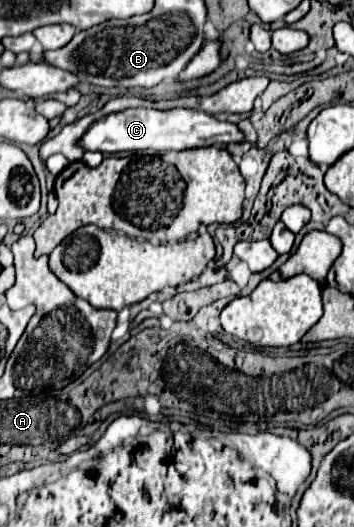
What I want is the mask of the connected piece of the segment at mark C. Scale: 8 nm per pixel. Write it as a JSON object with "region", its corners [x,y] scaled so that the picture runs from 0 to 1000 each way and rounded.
{"region":[[[367,205],[333,216],[311,216],[282,231],[266,231],[249,250],[237,254],[237,285],[277,285],[288,292],[333,292],[333,288],[404,290],[458,296],[480,287],[565,281],[565,277],[605,277],[605,273],[650,273],[684,269],[689,258],[655,231],[621,231],[605,220],[565,213],[565,209],[418,209],[418,205]]]}

